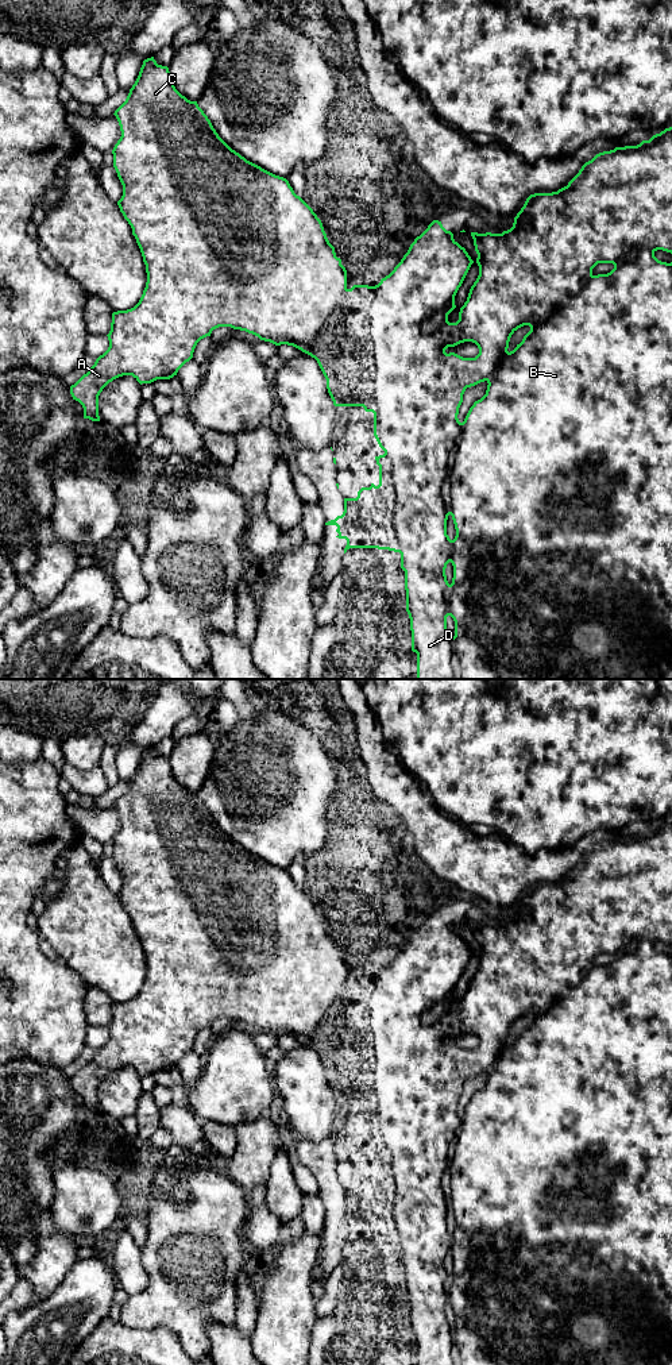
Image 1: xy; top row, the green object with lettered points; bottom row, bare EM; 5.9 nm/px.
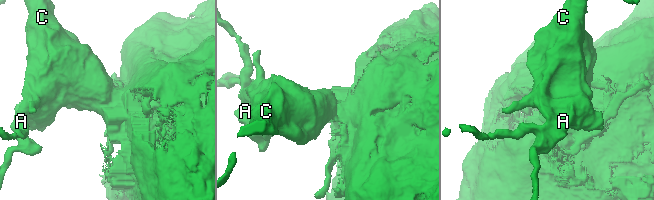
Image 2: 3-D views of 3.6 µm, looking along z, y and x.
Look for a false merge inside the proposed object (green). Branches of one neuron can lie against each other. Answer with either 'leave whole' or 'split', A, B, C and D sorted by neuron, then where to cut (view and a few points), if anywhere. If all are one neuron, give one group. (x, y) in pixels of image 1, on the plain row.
split; groups A C / B D; cut xy (347, 980), (319, 1030), (285, 1034)

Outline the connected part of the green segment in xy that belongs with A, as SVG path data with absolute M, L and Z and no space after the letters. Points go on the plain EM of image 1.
M154 748L144 751L125 793L113 806L121 822L121 828L112 841L113 859L123 876L123 887L117 896L131 917L132 926L140 940L146 956L147 973L139 994L134 999L112 1005L111 1022L107 1026L109 1032L108 1041L96 1050L86 1065L70 1077L73 1091L78 1092L84 1099L84 1110L92 1113L100 1113L99 1087L109 1073L123 1067L132 1067L140 1076L173 1069L193 1049L197 1034L211 1027L212 1022L219 1018L246 1022L275 1037L294 1036L300 1030L320 1032L325 1026L331 1006L336 1002L343 984L347 982L347 961L341 956L341 951L336 948L335 938L329 934L323 914L313 901L294 884L286 869L262 860L232 841L219 828L197 793L188 791L175 780L167 757L158 756Z

